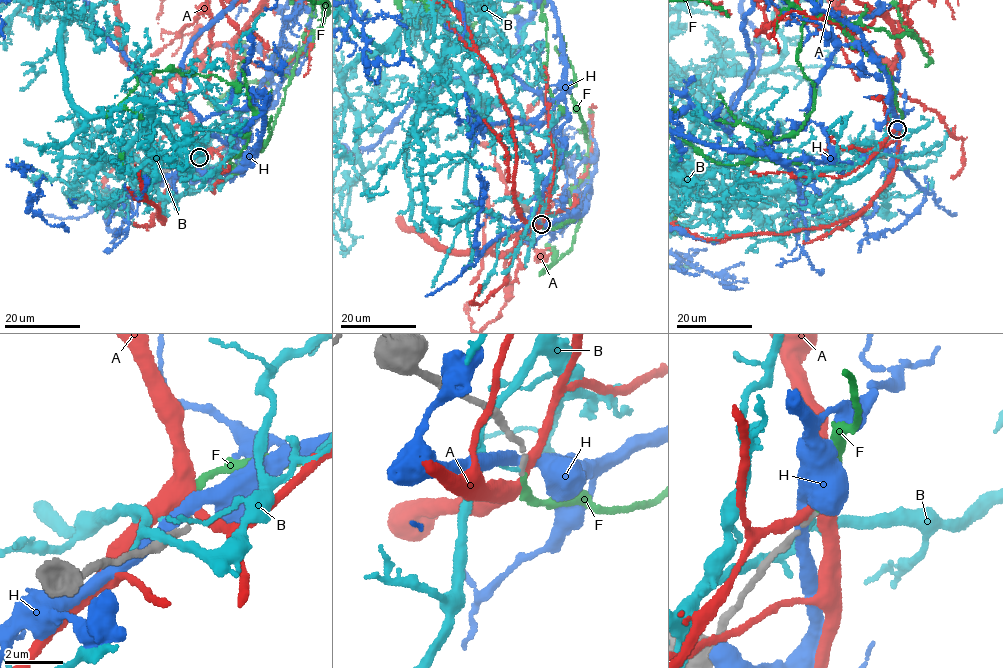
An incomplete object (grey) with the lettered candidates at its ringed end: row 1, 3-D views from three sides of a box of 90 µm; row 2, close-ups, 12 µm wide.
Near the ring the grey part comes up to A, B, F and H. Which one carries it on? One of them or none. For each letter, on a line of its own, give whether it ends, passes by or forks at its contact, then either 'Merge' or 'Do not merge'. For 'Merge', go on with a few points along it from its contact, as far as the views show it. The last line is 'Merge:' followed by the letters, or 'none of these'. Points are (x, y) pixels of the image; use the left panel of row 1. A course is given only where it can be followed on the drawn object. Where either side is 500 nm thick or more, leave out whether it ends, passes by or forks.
A: It passes by. Do not merge
B: It ends there. Do not merge
F: It ends there. Merge
H: It passes by. Do not merge
Merge: F

